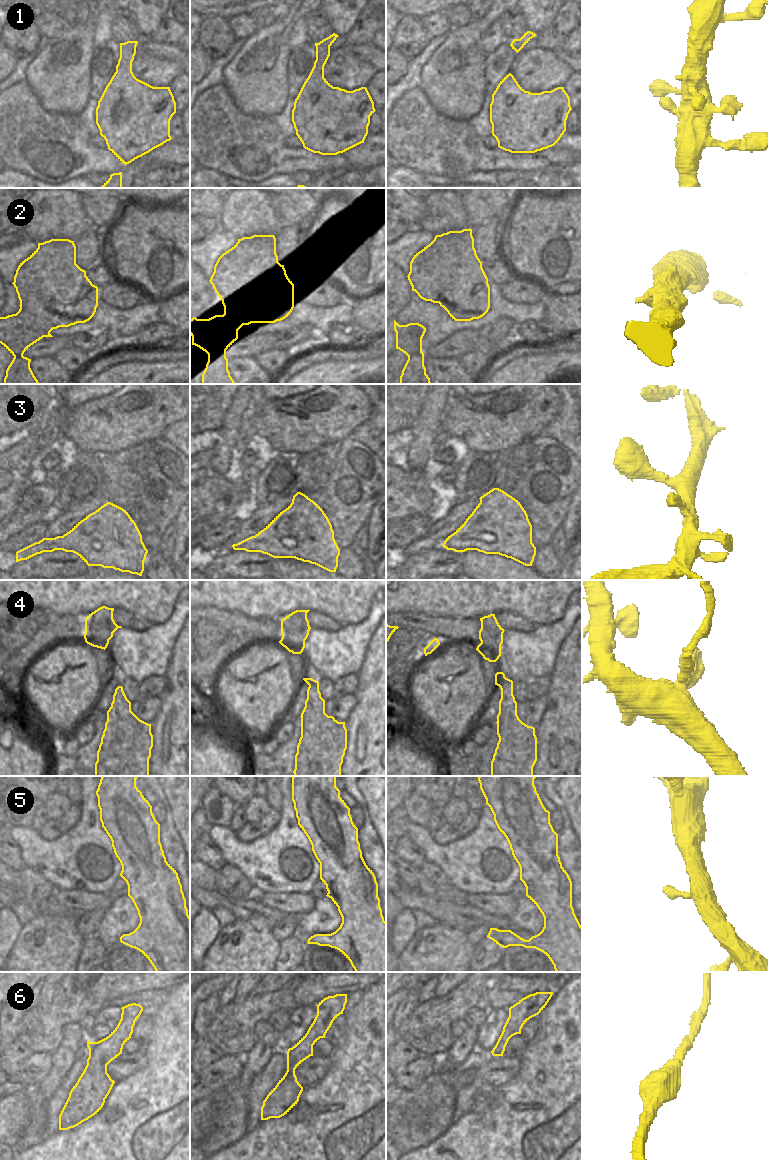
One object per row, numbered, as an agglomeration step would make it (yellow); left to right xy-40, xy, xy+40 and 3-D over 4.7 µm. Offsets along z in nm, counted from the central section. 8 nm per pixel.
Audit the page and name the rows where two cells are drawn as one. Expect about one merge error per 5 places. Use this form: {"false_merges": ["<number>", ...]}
{"false_merges": ["4"]}

